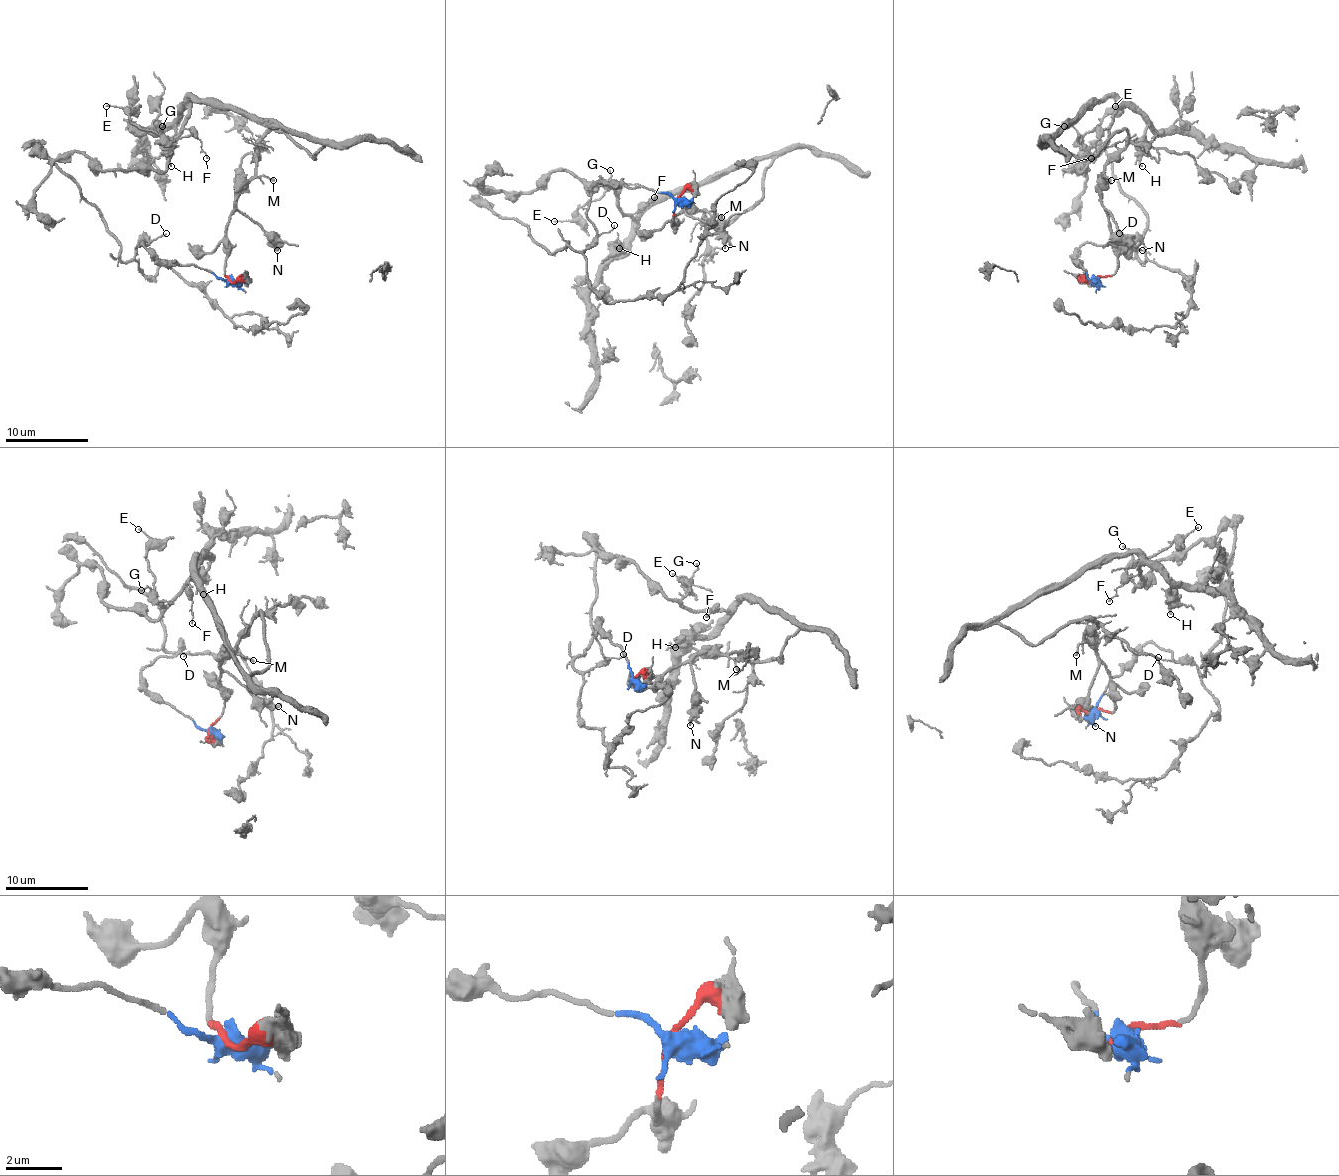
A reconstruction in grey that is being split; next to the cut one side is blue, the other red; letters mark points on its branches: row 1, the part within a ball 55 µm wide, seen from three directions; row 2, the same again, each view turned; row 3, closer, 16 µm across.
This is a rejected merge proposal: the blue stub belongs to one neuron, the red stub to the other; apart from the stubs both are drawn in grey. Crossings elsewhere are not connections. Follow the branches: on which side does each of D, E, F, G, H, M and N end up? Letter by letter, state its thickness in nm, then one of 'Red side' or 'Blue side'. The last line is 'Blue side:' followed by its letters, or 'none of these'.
D: Thickness 90 nm. Blue side
E: Thickness 130 nm. Red side
F: Thickness 110 nm. Red side
G: Thickness 130 nm. Red side
H: Thickness 120 nm. Red side
M: Thickness 150 nm. Red side
N: Thickness 320 nm. Red side
Blue side: D

